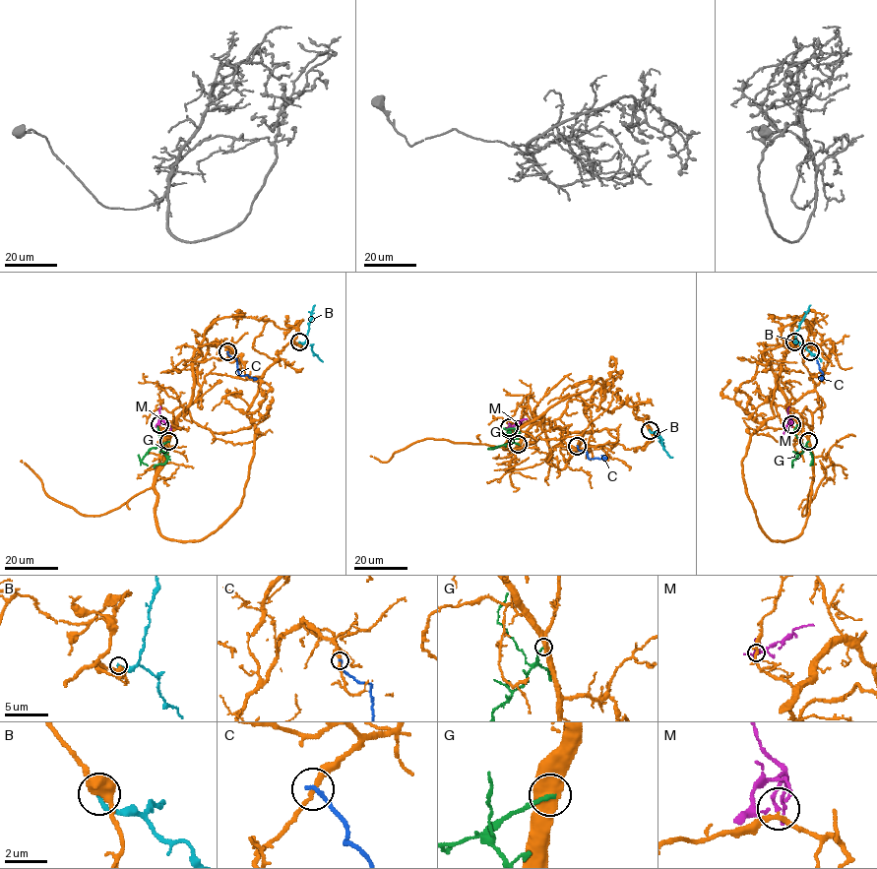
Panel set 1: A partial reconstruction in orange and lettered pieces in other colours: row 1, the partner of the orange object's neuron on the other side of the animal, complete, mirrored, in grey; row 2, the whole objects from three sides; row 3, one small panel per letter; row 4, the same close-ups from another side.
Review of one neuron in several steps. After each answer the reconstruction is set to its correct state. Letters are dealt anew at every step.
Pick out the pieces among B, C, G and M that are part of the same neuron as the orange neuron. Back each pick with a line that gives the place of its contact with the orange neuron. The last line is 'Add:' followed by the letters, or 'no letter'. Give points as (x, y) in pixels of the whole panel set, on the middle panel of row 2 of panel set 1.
M: meets orange at (509, 427)
Add: M

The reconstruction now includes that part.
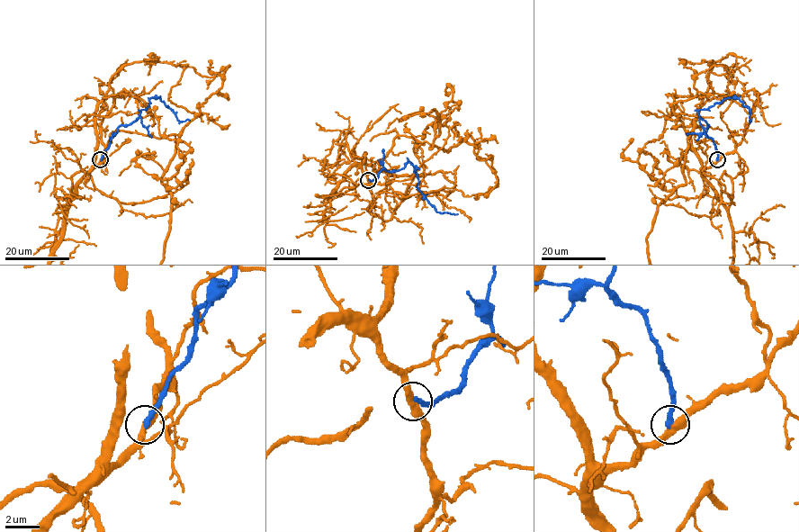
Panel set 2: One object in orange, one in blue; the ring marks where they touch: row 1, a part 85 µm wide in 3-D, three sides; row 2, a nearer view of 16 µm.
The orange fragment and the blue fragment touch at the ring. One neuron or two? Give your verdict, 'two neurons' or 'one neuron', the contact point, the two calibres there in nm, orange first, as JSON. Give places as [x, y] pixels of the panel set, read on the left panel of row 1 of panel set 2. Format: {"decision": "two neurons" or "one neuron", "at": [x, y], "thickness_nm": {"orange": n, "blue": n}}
{"decision": "two neurons", "at": [100, 159], "thickness_nm": {"orange": 400, "blue": 360}}

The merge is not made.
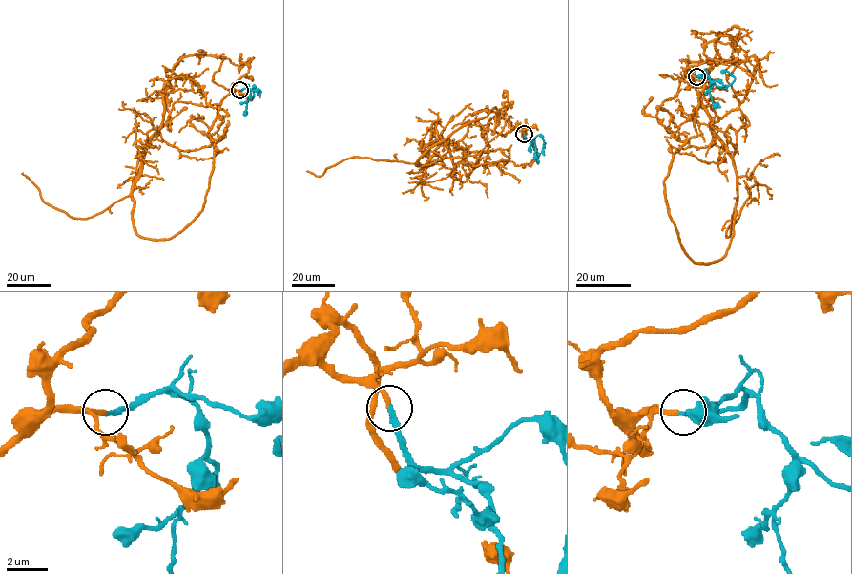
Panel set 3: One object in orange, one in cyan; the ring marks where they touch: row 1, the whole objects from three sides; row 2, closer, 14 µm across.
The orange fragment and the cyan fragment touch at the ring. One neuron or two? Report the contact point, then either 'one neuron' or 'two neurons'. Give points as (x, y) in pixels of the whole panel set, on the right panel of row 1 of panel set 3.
at (696, 76); one neuron

